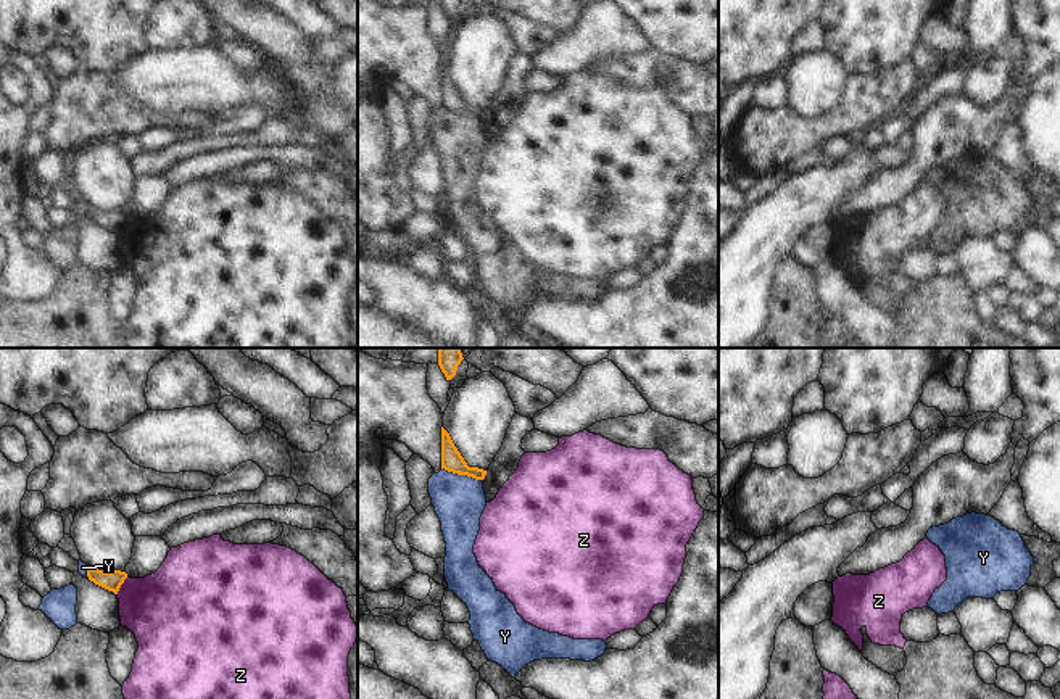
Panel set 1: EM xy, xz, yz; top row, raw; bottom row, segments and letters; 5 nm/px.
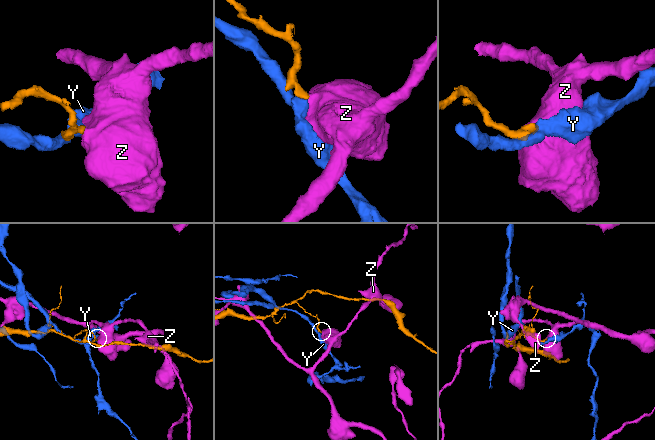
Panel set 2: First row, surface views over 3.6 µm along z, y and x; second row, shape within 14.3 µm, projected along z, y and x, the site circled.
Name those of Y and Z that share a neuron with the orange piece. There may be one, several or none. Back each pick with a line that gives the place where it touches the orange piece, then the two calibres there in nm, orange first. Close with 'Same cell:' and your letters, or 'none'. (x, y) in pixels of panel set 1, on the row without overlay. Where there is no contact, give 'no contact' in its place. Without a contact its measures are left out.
Same cell: none

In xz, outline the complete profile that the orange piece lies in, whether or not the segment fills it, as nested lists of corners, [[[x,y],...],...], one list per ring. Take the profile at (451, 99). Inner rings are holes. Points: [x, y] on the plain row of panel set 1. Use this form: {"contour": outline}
{"contour": [[[441,66],[441,108],[458,114],[472,116],[475,119],[483,119],[487,114],[487,110],[467,105],[467,101],[454,85],[449,72],[443,66]]]}

